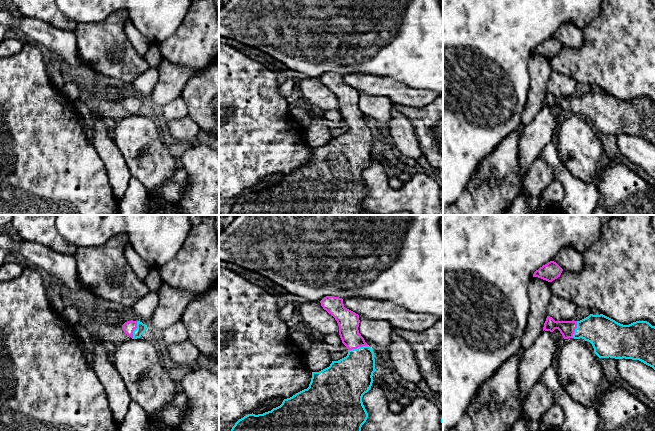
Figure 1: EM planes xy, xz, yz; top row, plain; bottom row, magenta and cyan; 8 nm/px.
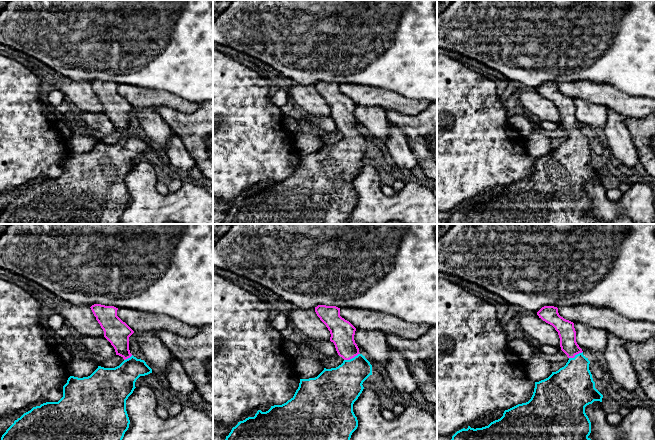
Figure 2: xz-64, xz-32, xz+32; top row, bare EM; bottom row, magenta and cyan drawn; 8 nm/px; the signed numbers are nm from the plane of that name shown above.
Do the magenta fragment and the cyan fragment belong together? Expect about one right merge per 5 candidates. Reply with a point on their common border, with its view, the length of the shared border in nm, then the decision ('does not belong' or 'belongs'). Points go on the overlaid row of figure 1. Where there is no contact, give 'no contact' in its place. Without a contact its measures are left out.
xz (358, 346) | 170 nm | belongs

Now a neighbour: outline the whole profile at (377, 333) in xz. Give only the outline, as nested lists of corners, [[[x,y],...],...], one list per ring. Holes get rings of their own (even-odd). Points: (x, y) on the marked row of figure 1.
[[[359,316],[359,333],[370,346],[376,346],[386,356],[391,344],[392,325],[387,321]]]

